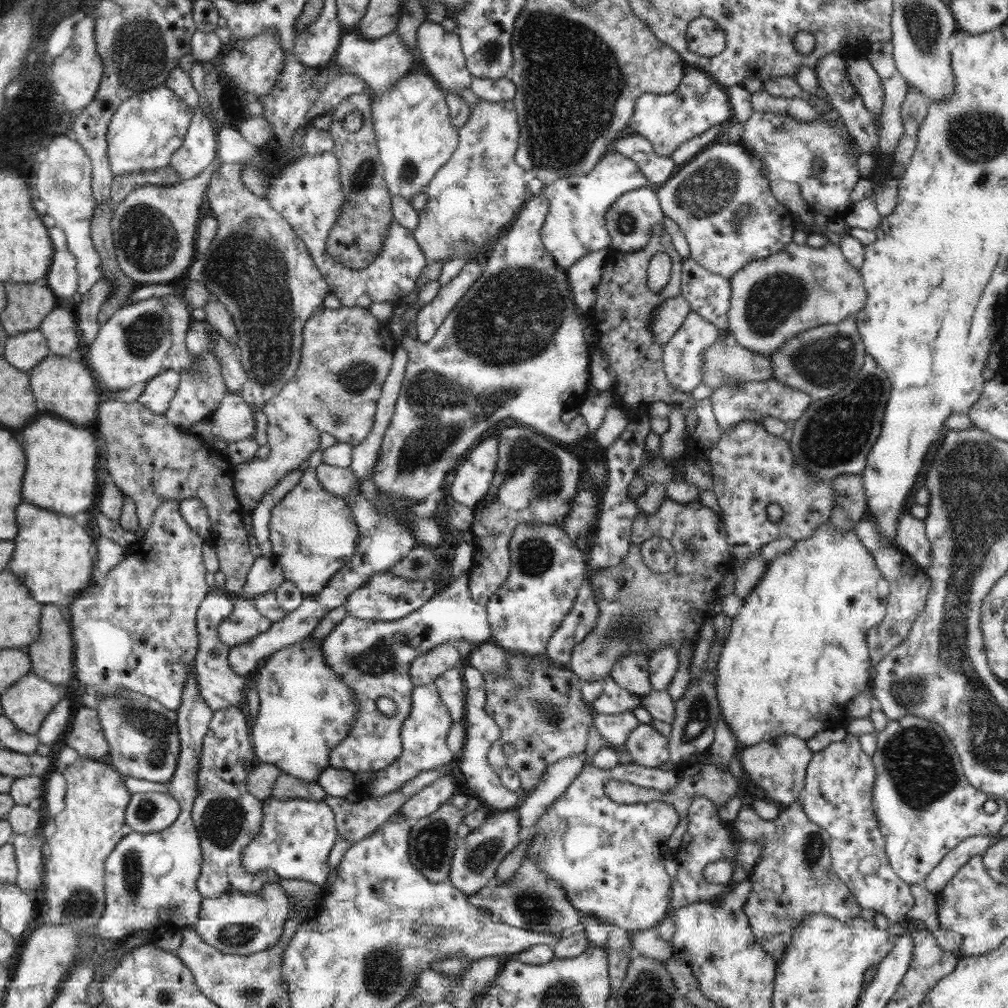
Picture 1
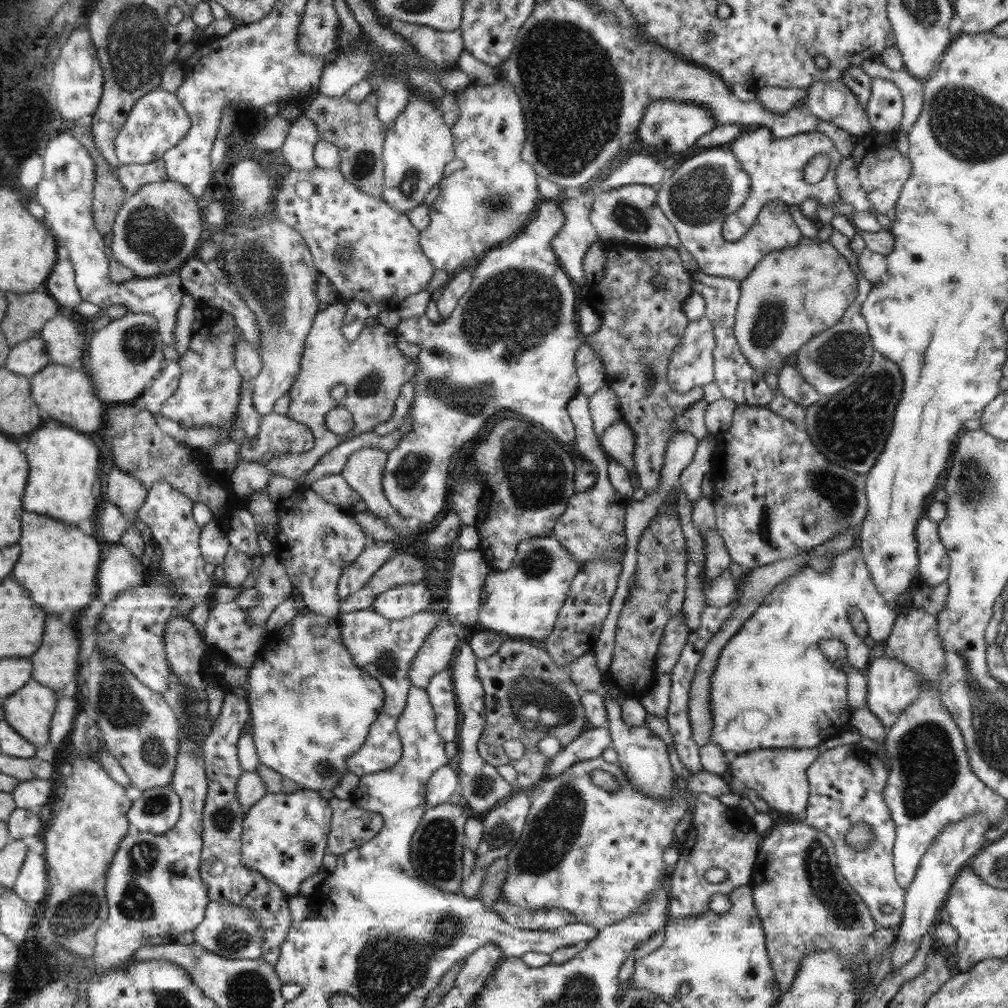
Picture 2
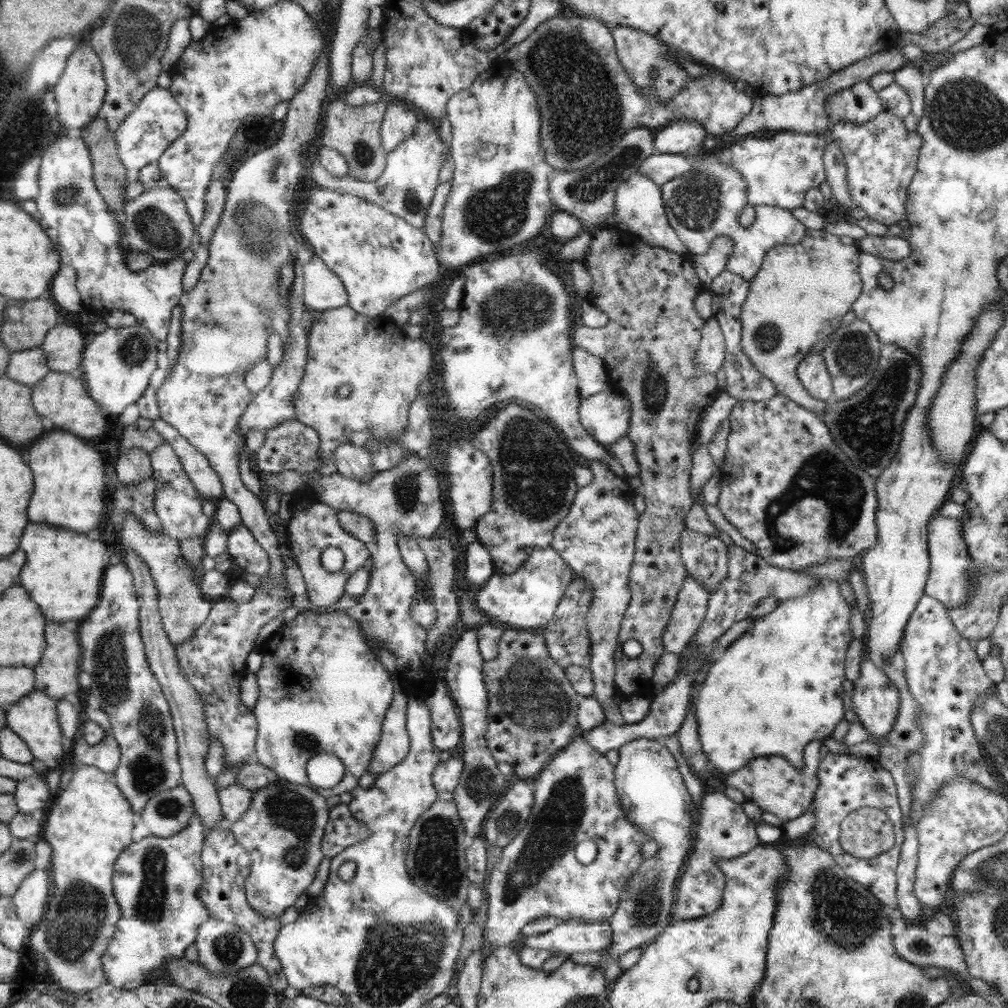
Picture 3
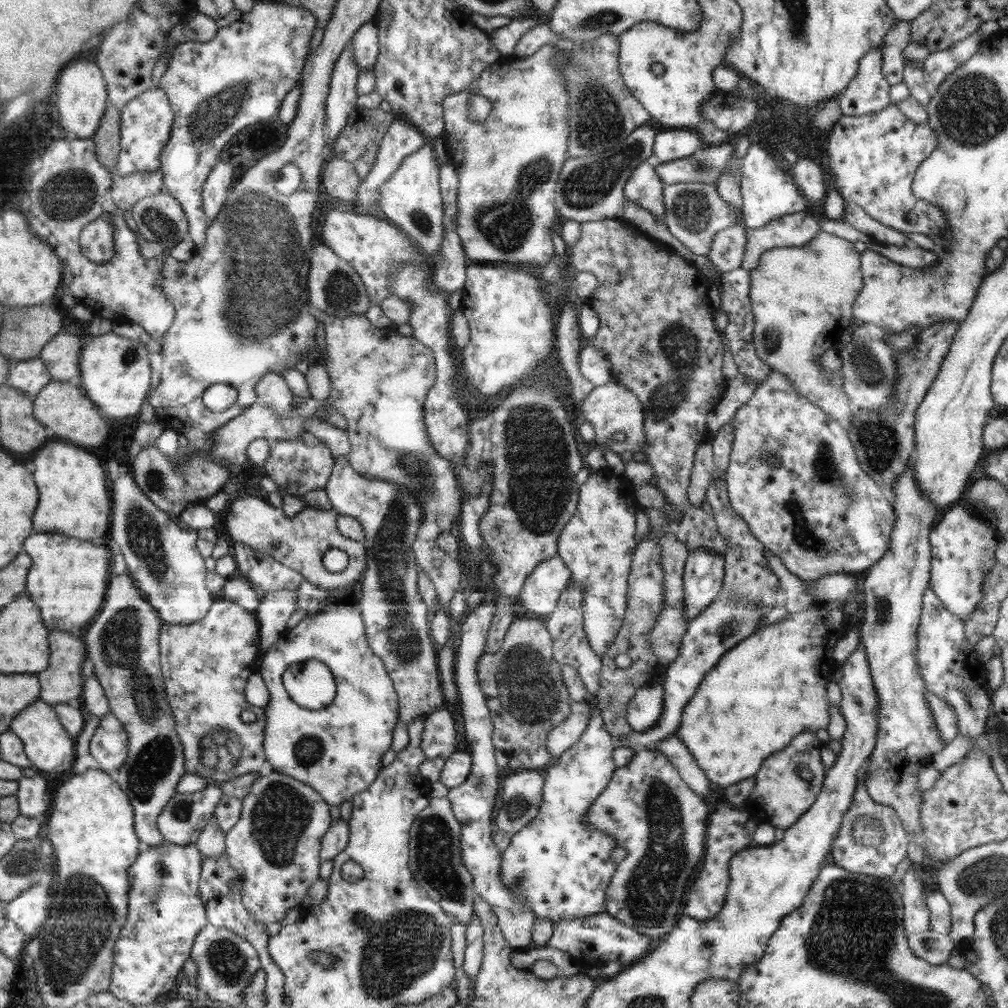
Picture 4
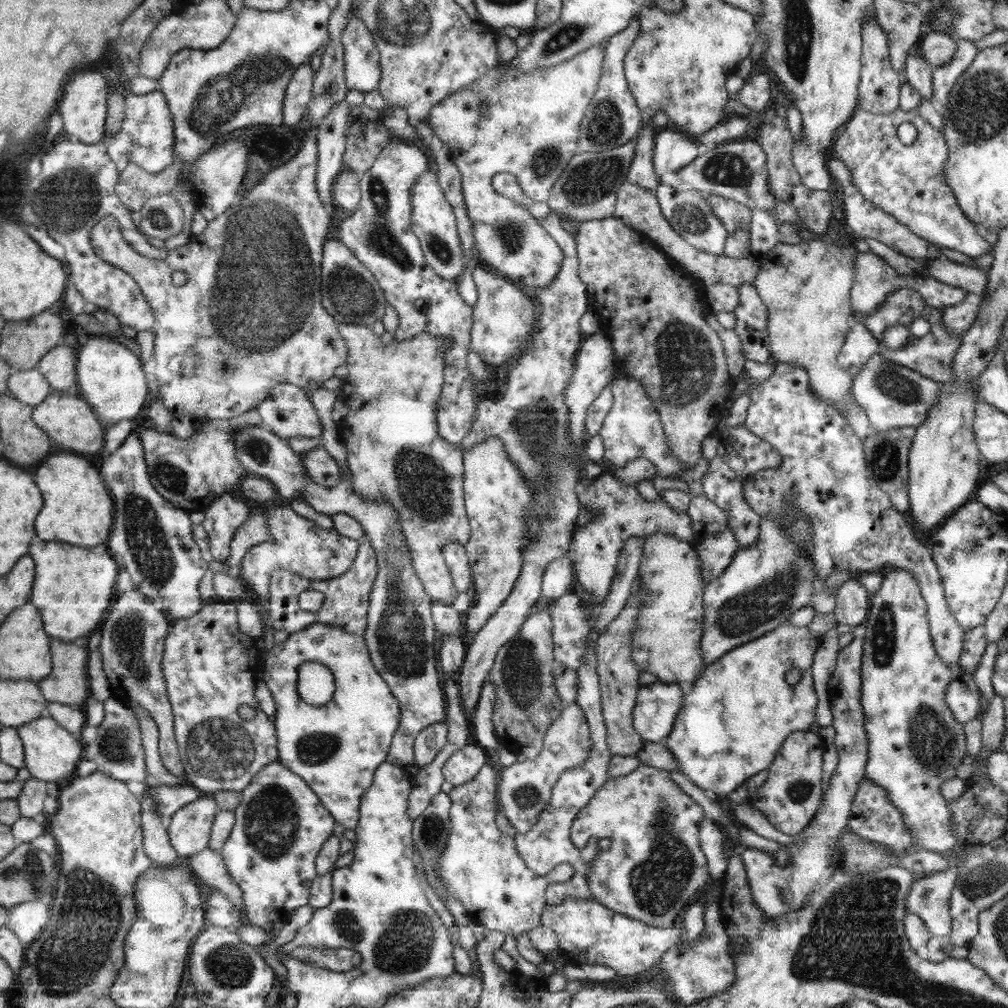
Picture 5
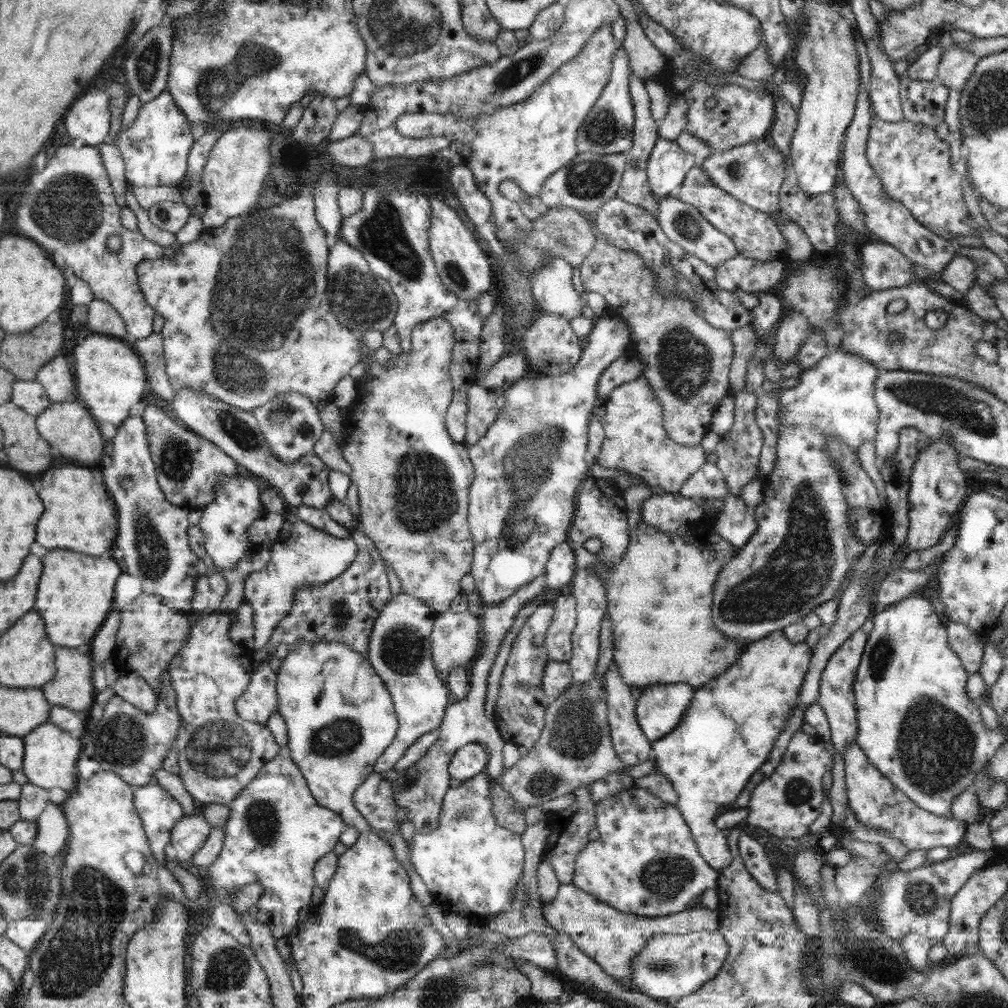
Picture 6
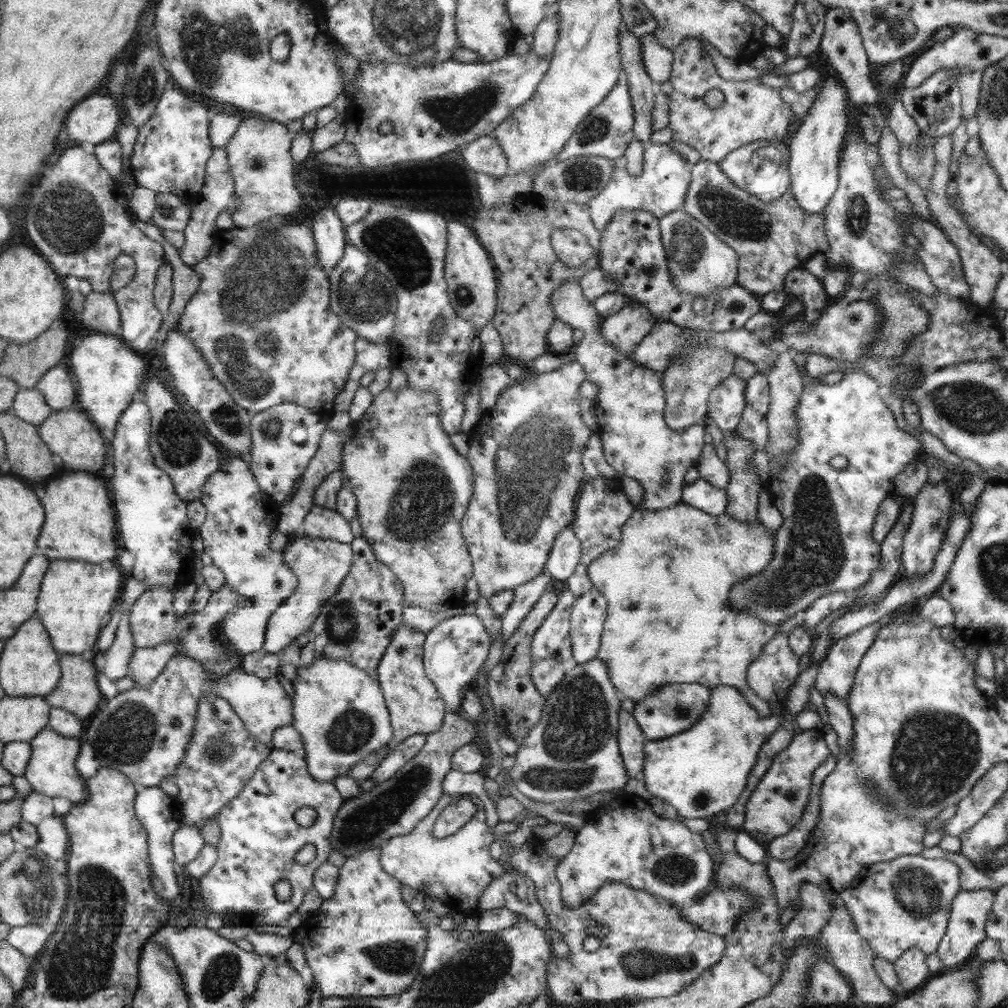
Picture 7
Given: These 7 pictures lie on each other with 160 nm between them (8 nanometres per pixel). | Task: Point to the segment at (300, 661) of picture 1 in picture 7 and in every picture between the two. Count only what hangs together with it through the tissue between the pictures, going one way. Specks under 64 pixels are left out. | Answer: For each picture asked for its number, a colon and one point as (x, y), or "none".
2: (310, 704)
3: (342, 714)
4: (337, 750)
5: (335, 748)
6: (339, 715)
7: (340, 712)

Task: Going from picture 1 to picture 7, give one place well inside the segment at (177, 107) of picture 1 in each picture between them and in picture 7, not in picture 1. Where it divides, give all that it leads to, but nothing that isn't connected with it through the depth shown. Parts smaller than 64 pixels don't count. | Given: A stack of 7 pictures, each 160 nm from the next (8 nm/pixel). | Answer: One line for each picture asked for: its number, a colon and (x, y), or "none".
2: (157, 122)
3: (157, 121)
4: (146, 121)
5: (146, 138)
6: (155, 148)
7: (170, 154)

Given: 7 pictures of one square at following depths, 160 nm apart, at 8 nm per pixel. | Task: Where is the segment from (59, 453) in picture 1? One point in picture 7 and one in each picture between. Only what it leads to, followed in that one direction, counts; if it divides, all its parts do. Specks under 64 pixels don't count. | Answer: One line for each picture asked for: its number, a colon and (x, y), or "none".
2: (63, 462)
3: (68, 487)
4: (75, 501)
5: (77, 509)
6: (78, 516)
7: (79, 524)

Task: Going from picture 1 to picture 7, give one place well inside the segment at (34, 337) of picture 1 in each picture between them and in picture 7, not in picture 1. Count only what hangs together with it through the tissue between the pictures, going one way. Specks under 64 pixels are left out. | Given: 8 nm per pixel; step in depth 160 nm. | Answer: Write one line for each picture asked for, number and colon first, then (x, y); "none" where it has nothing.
2: (27, 358)
3: (29, 366)
4: (29, 376)
5: (29, 386)
6: (30, 396)
7: (29, 404)

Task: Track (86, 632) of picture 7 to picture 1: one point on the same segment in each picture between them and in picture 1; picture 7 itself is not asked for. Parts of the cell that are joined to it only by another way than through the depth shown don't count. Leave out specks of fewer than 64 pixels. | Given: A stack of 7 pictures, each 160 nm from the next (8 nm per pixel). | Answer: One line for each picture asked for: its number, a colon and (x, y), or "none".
1: (54, 557)
2: (58, 564)
3: (63, 569)
4: (69, 577)
5: (73, 587)
6: (76, 591)

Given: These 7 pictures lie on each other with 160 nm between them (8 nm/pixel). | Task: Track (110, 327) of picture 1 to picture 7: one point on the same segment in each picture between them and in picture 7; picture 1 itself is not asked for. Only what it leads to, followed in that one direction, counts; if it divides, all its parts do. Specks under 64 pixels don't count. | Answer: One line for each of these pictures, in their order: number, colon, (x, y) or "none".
2: (125, 356)
3: (117, 365)
4: (115, 371)
5: (111, 379)
6: (109, 377)
7: (109, 373)

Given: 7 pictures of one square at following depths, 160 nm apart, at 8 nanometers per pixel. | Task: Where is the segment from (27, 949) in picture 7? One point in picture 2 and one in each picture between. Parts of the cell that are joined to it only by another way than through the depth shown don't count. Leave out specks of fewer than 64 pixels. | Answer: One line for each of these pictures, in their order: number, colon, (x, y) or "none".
2: (31, 884)
3: (30, 900)
4: (29, 910)
5: (27, 920)
6: (27, 932)

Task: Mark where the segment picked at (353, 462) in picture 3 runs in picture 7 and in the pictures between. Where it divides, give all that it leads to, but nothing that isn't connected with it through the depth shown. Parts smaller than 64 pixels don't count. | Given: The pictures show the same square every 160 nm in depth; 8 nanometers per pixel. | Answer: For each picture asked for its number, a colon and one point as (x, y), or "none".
4: (335, 439)
5: (286, 411)
6: (290, 423)
7: (276, 461)

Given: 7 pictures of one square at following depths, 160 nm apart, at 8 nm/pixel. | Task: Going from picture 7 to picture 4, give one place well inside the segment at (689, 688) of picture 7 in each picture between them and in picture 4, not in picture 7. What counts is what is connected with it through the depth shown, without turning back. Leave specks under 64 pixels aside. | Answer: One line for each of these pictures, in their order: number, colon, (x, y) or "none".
4: (643, 711)
5: (657, 704)
6: (659, 709)

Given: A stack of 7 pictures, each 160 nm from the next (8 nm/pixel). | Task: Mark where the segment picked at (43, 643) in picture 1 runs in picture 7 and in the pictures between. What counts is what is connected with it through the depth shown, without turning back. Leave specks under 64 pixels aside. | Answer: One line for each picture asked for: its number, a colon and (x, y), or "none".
2: (56, 663)
3: (56, 675)
4: (62, 680)
5: (67, 684)
6: (71, 688)
7: (77, 691)

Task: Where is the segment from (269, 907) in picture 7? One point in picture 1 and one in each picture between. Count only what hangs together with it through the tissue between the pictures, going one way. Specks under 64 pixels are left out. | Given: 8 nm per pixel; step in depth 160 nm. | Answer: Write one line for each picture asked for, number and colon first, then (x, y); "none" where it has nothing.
1: (296, 836)
2: (284, 838)
3: (282, 831)
4: (274, 847)
5: (280, 826)
6: (276, 831)

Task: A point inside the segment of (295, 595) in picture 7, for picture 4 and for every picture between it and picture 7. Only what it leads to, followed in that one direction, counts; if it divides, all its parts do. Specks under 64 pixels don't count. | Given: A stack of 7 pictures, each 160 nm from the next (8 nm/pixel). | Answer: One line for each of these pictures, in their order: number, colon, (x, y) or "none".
4: (302, 539)
5: (303, 547)
6: (301, 555)

